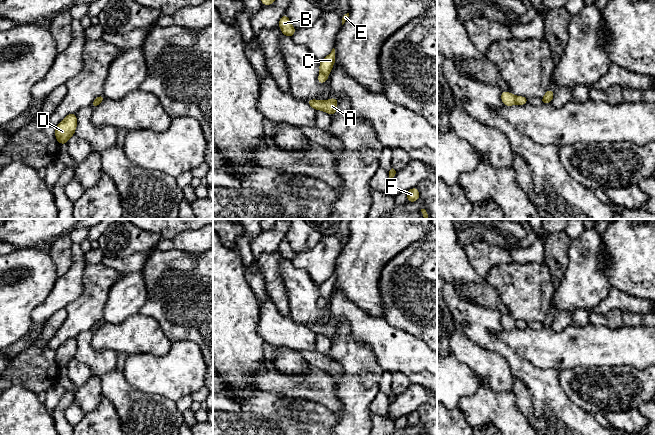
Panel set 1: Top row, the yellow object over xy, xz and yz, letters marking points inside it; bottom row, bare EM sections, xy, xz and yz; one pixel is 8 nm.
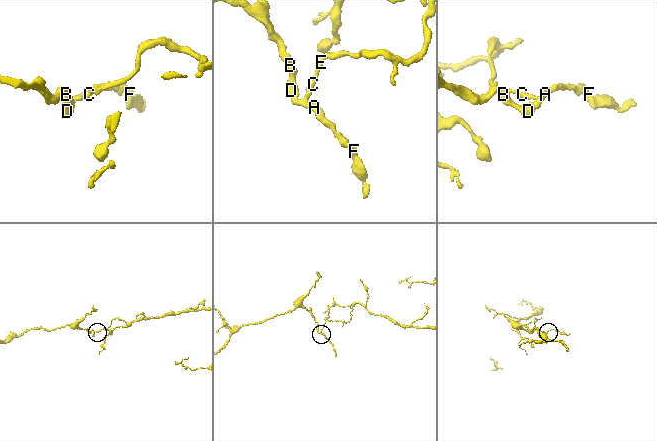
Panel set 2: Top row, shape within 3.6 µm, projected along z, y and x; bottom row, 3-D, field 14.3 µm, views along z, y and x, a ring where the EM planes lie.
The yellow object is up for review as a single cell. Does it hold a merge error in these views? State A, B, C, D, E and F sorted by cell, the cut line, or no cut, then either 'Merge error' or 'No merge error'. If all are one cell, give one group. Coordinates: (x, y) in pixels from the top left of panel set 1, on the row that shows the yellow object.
Groups: A B D F / C E. Split along xz (321, 72), (327, 76). Merge error

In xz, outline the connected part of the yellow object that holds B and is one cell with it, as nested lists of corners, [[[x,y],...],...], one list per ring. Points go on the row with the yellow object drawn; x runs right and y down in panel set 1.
[[[286,13],[279,20],[278,26],[281,28],[284,36],[292,37],[295,34],[296,29],[290,23]]]

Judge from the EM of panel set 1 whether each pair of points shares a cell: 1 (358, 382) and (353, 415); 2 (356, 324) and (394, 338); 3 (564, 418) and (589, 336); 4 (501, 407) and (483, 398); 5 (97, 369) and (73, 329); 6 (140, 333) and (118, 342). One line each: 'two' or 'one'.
1: one
2: one
3: two
4: one
5: two
6: one

